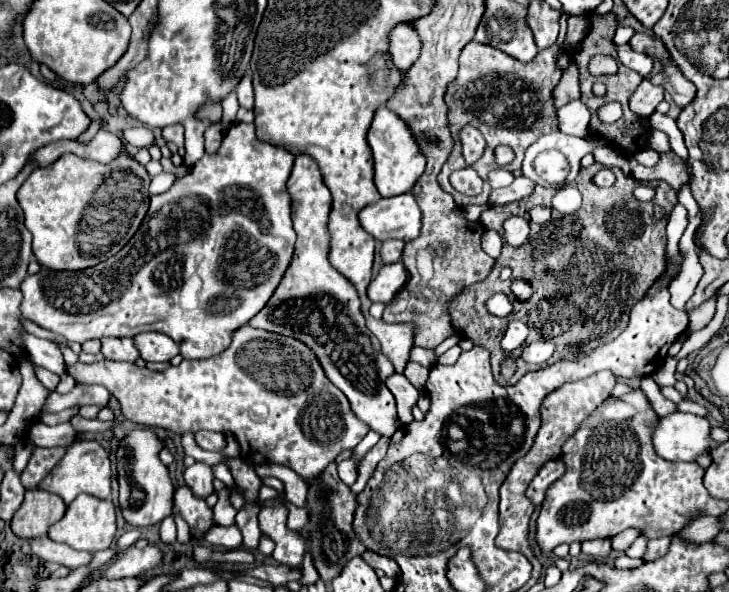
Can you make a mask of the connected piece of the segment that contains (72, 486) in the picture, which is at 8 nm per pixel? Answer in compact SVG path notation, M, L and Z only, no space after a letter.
M82 439L72 443L70 447L66 447L64 457L58 461L58 465L38 483L38 489L60 495L64 499L64 503L72 503L74 497L78 497L80 493L98 497L98 499L108 499L110 497L110 459L108 459L108 451L92 441L92 439Z

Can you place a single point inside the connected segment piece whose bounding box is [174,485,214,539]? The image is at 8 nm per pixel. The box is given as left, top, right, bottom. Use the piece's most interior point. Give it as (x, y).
(198, 515)

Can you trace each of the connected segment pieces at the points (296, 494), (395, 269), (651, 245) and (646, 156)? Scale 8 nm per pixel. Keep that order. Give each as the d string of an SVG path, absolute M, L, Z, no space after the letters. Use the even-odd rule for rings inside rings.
M260 463L256 465L256 473L264 479L264 475L272 475L272 477L278 477L284 481L284 493L286 493L286 499L298 507L304 507L304 499L306 499L306 481L296 475L296 471L292 471L290 467L286 465L274 465L274 463Z
M402 263L384 265L378 277L368 285L368 299L372 303L390 303L396 293L406 285L408 271Z
M594 167L584 169L584 177L580 177L576 181L576 185L584 197L580 209L572 215L562 215L556 211L556 213L552 213L552 219L546 225L530 223L532 231L530 231L528 243L522 247L504 245L500 257L496 259L496 267L492 269L492 273L484 281L464 289L450 303L448 311L452 315L452 325L456 329L460 329L460 333L464 337L474 341L474 345L484 345L488 351L494 353L494 369L496 371L498 371L498 367L496 367L498 359L500 361L504 359L504 355L500 353L500 337L504 333L502 323L506 325L510 319L520 319L522 323L526 323L530 327L530 341L538 341L538 339L554 341L556 351L552 355L552 363L554 361L574 361L576 355L578 357L588 355L594 349L598 349L600 345L616 339L628 325L630 309L646 295L650 285L666 271L662 267L662 265L666 265L666 217L662 221L654 221L652 219L652 213L654 213L652 207L660 205L666 209L666 213L670 213L676 205L676 191L664 181L650 181L648 187L654 189L654 199L638 201L632 195L638 181L634 177L624 175L616 167L612 169L612 173L616 175L616 183L612 187L598 187L598 185L592 185ZM502 267L510 267L512 277L520 277L520 279L526 279L528 283L534 283L534 295L524 303L514 301L512 303L514 315L506 317L502 321L496 321L494 315L488 313L486 301L494 293L506 293L512 297L510 281L498 279L498 273Z
M644 149L644 151L636 153L636 155L634 155L634 159L636 159L638 163L646 165L646 167L654 167L654 165L656 165L656 163L660 161L660 155L658 155L656 151L650 151L650 149Z

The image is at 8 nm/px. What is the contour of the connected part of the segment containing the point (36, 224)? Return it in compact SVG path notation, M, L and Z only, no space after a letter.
M120 153L112 163L84 161L76 155L62 155L50 167L38 167L22 183L18 201L24 209L26 227L32 233L32 249L42 267L64 271L64 269L86 269L104 259L116 255L138 231L148 205L150 205L150 175L130 153Z

